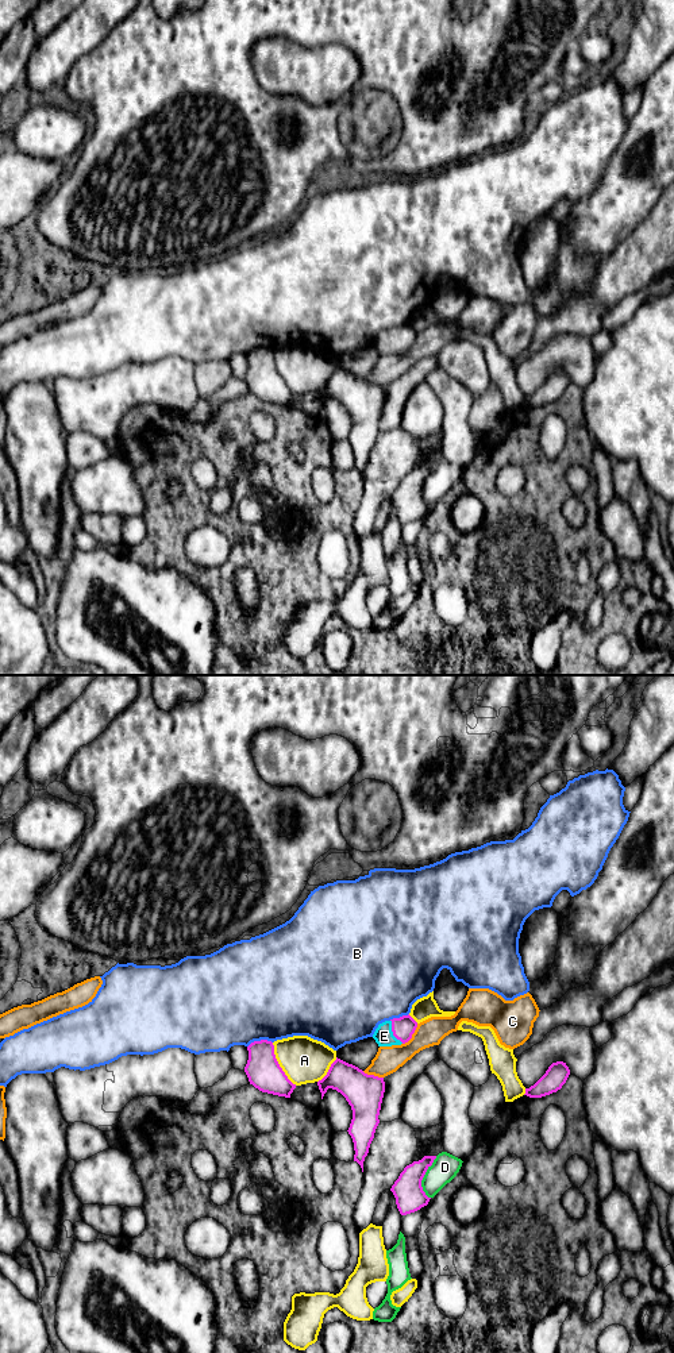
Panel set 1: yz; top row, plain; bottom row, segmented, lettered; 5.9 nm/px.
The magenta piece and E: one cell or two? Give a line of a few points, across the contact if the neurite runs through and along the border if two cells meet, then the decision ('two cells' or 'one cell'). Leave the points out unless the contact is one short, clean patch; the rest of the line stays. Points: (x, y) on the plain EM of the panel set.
line yz (403, 336), (392, 339), (384, 345); one cell

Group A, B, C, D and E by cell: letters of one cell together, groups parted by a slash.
A / B / C / D / E

